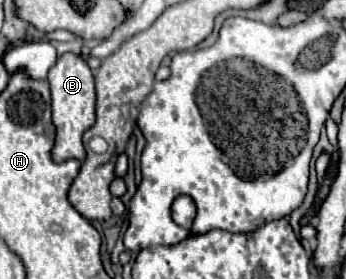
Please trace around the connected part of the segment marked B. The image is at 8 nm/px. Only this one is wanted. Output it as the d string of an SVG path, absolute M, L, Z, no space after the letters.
M66 52L58 56L56 64L50 68L48 82L52 90L52 120L56 126L56 146L52 150L52 158L54 162L62 162L68 158L84 160L86 150L82 146L82 134L94 124L94 104L96 104L94 74L80 54Z

